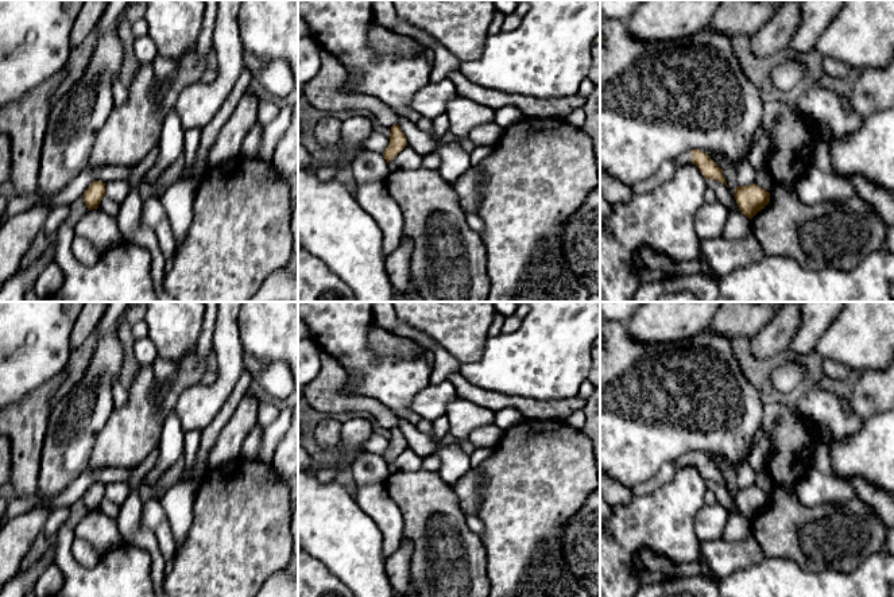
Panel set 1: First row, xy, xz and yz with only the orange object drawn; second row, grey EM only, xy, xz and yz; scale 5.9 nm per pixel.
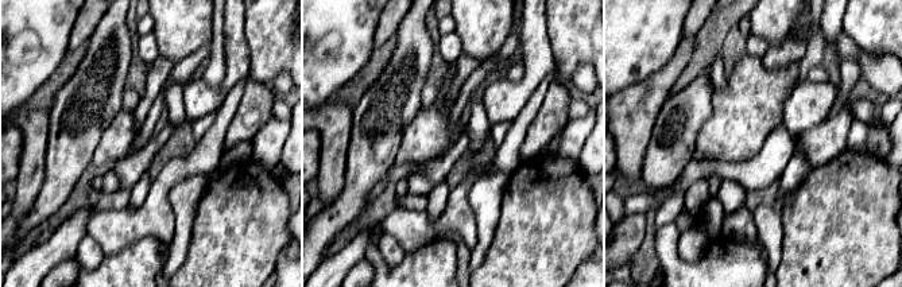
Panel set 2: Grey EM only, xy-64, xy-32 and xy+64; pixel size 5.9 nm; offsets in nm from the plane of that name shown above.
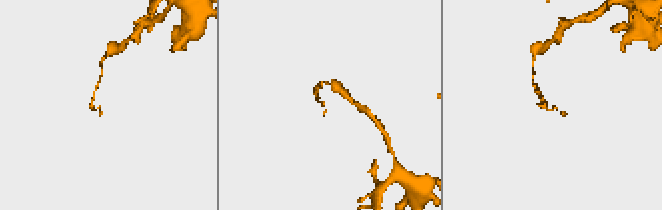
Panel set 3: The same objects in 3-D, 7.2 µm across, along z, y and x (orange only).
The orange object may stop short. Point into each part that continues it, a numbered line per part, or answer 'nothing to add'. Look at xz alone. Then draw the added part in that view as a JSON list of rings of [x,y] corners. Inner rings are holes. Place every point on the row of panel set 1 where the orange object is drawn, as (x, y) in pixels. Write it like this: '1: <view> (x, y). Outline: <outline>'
nothing to add

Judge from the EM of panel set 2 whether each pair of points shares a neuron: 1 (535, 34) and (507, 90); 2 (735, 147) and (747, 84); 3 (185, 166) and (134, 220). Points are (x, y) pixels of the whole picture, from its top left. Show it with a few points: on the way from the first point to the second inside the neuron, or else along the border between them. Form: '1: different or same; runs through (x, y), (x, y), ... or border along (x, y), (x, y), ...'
1: same; runs through (535, 50), (535, 72), (523, 85)
2: same; runs through (736, 131), (747, 111), (747, 100)
3: same; runs through (170, 179), (159, 190), (158, 198), (148, 208)

